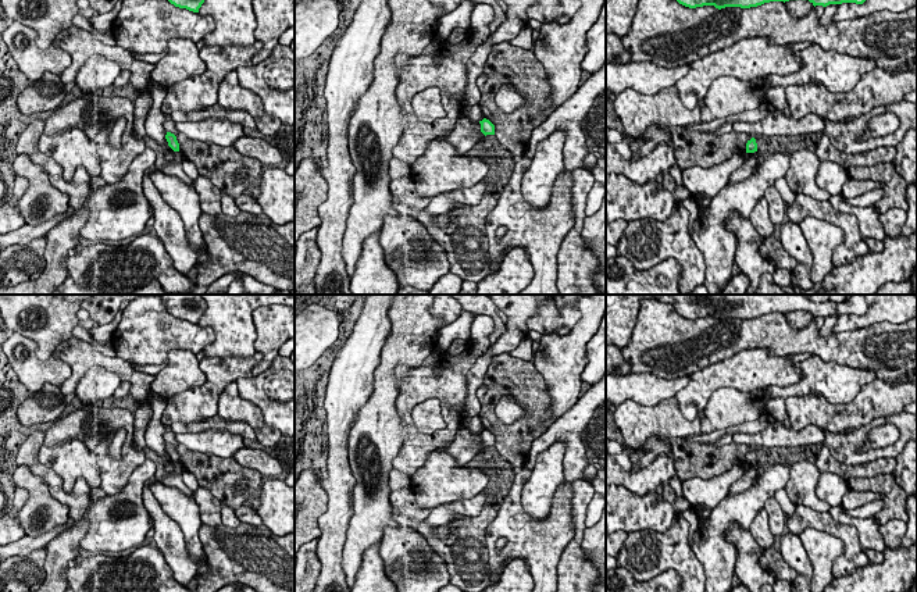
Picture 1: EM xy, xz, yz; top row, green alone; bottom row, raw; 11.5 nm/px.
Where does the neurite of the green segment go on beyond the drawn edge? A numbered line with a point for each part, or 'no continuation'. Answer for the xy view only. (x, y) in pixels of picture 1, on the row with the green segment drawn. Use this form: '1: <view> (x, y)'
no continuation

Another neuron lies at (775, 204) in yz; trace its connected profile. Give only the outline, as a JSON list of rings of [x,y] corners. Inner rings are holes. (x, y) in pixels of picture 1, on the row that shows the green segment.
[[[775,186],[767,188],[764,197],[768,203],[770,218],[773,224],[778,228],[779,225],[782,225],[784,215],[786,214],[785,203]]]

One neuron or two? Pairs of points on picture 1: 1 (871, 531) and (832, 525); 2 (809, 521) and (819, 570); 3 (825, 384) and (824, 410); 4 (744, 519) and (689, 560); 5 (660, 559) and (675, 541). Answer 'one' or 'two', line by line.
1: two
2: two
3: two
4: two
5: one

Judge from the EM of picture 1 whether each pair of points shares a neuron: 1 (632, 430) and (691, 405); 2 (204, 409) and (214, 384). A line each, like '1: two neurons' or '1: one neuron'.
1: two neurons
2: one neuron

